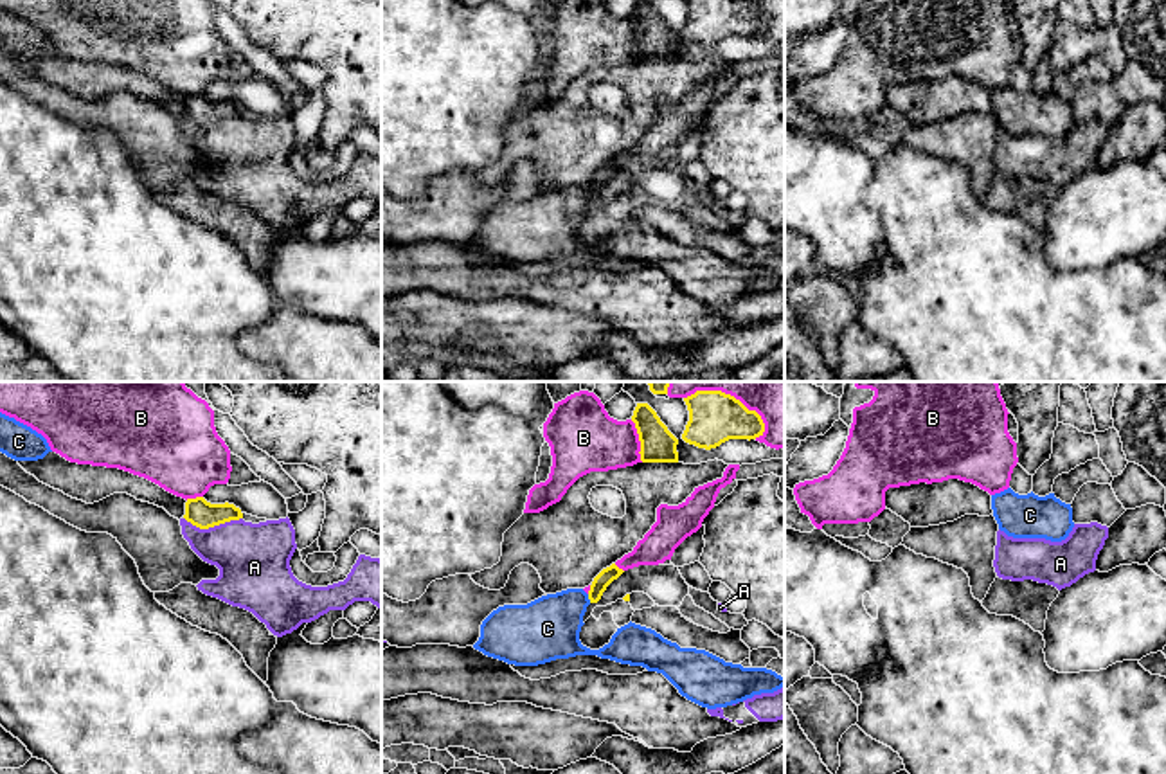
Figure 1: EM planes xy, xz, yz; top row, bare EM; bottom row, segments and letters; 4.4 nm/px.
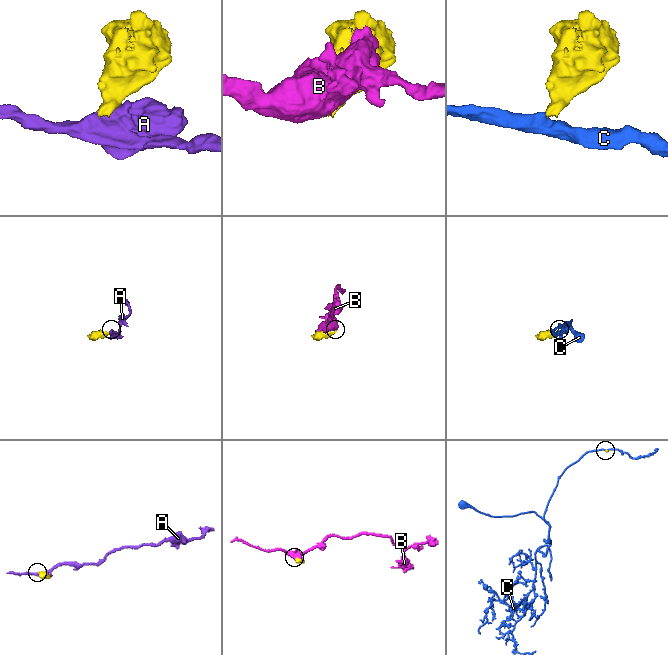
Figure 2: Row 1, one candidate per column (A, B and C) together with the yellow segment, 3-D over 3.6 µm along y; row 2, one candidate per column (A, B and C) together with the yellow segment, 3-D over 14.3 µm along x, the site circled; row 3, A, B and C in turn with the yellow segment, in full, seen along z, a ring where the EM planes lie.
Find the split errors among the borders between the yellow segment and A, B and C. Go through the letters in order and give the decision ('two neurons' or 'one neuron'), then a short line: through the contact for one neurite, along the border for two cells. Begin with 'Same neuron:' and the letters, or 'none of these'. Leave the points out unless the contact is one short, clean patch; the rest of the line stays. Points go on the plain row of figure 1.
Same neuron: none of these
A: two neurons; line xy (184, 114), (200, 125), (242, 116)
B: two neurons
C: two neurons; line xz (587, 191), (591, 198)

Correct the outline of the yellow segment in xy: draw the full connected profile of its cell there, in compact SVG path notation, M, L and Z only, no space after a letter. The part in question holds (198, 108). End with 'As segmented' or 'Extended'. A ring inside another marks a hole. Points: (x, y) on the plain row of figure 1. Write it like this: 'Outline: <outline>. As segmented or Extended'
Outline: M203 94L187 95L184 115L200 126L209 126L230 117L243 115L243 110L234 101L211 101Z. As segmented

